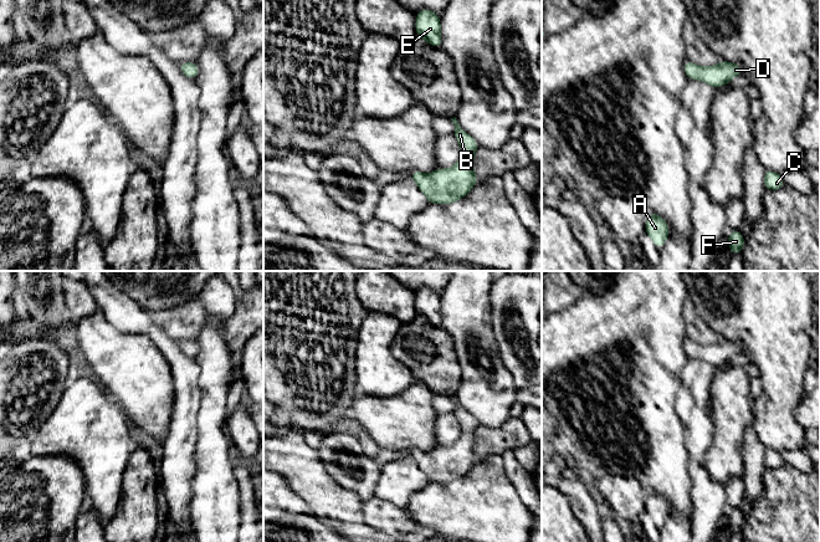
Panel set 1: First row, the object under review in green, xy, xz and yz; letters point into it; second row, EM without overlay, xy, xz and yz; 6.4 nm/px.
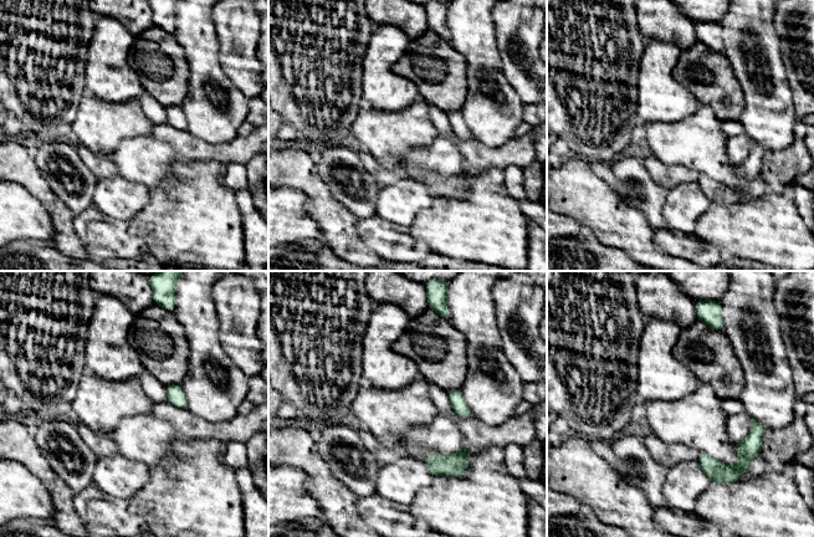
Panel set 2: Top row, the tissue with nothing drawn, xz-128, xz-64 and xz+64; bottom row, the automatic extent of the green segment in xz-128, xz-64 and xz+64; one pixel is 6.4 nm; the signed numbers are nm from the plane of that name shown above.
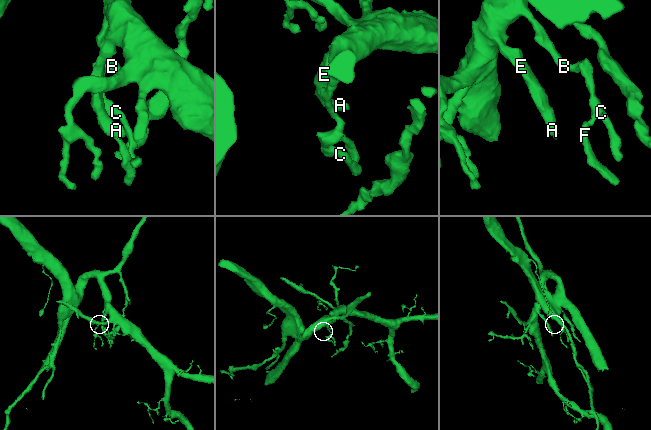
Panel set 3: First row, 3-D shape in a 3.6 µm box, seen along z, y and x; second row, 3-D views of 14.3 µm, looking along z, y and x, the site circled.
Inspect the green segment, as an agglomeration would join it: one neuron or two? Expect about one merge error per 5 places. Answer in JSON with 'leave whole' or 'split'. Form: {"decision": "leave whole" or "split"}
{"decision": "leave whole"}

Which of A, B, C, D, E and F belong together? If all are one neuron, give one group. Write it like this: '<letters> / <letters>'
A B C D E F

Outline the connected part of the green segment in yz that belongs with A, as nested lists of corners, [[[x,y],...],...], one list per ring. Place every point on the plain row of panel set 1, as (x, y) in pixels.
[[[650,491],[645,501],[645,510],[657,527],[661,527],[668,517],[668,502],[656,491]]]

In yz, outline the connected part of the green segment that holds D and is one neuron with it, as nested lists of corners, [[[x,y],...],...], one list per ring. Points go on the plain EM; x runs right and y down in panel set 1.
[[[686,338],[683,341],[683,348],[688,358],[699,358],[713,367],[719,367],[731,361],[736,354],[743,353],[743,348],[738,342],[722,338],[716,344],[697,344],[696,342]]]

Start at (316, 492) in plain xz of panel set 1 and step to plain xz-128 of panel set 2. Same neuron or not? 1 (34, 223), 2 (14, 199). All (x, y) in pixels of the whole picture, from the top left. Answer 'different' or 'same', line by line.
1: different
2: different

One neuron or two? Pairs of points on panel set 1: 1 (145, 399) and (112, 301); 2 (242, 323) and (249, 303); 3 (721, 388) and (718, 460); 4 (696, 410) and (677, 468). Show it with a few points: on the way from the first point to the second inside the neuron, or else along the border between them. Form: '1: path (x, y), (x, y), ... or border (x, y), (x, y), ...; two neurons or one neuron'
1: border (102, 313), (118, 330), (143, 333), (152, 341); two neurons
2: path (247, 318), (249, 308); one neuron
3: path (724, 405), (724, 443); one neuron
4: border (677, 414), (683, 428), (688, 470); two neurons

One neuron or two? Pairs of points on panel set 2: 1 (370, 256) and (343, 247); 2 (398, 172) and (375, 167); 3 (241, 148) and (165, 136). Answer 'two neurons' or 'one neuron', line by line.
1: one neuron
2: one neuron
3: one neuron

